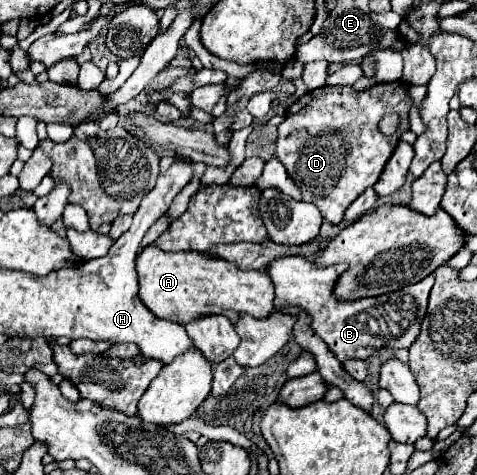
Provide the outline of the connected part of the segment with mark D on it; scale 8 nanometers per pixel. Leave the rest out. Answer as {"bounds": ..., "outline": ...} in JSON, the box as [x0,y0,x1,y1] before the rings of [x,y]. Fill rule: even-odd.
{"bounds":[275,83,411,223],"outline":[[[377,83],[375,87],[357,93],[353,87],[319,87],[305,93],[287,111],[283,123],[309,123],[309,129],[281,131],[275,141],[277,159],[285,165],[293,183],[301,189],[303,201],[319,207],[323,219],[339,223],[347,207],[365,191],[375,185],[385,163],[389,161],[399,135],[409,129],[407,113],[411,99],[405,83]],[[383,115],[399,115],[399,127],[393,135],[379,131]]]}

